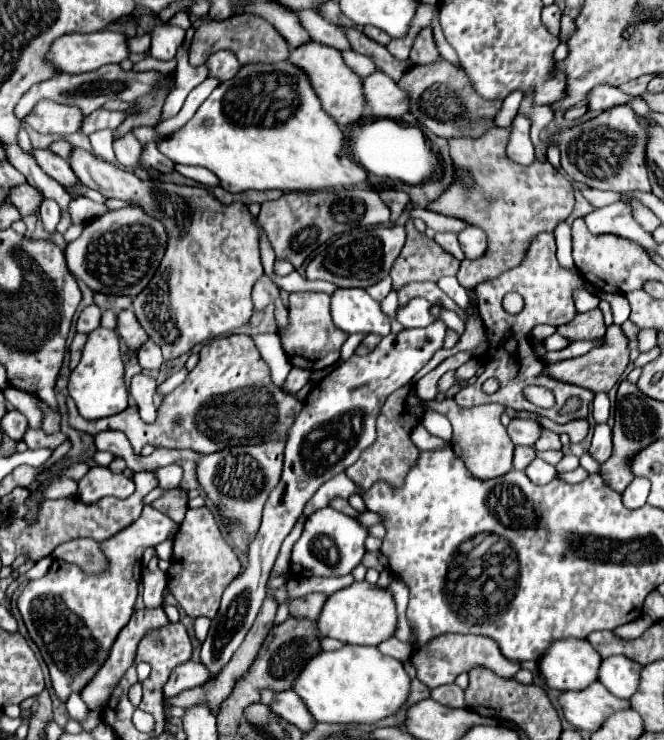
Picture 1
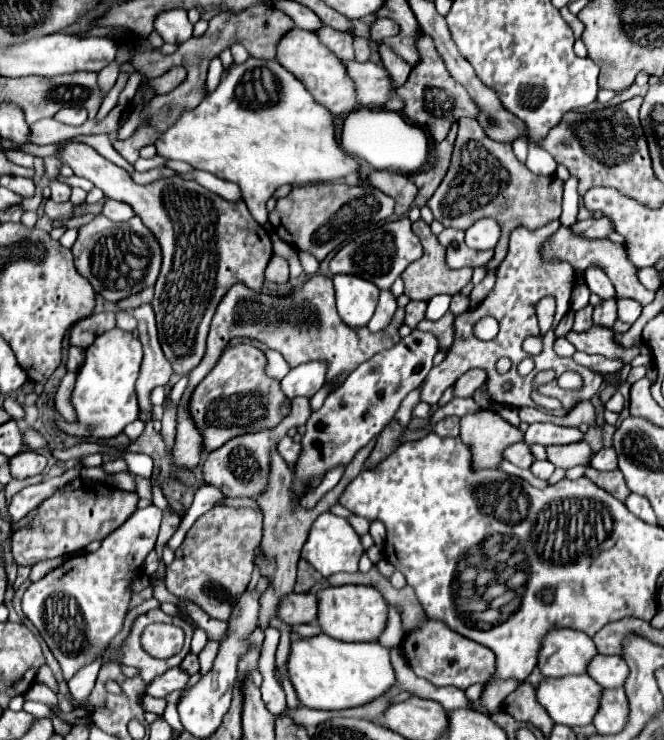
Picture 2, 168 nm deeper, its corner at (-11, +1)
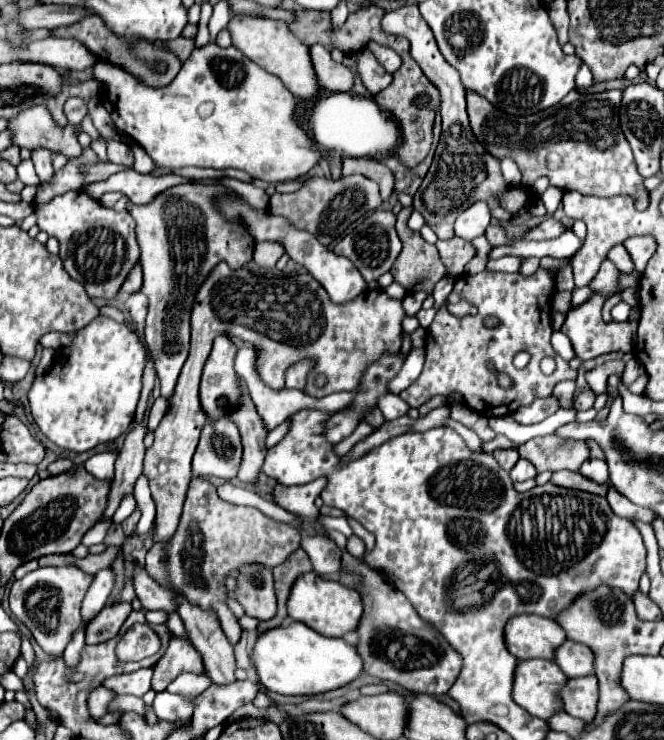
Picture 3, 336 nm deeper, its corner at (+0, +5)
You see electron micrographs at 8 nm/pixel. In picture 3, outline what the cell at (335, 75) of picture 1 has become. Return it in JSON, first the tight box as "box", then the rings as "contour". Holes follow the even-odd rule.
{"box":[228,16,322,102],"contour":[[[236,16],[228,24],[228,32],[232,36],[232,44],[240,48],[252,62],[256,62],[260,68],[276,74],[282,78],[282,82],[296,94],[296,98],[312,102],[322,94],[322,86],[318,82],[318,76],[312,66],[310,48],[302,44],[288,28],[284,20],[270,20],[270,18],[248,18],[248,16]]]}

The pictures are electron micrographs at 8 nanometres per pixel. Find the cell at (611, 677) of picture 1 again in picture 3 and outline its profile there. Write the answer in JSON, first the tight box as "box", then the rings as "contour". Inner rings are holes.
{"box":[554,640,594,678],"contour":[[[566,640],[564,646],[560,646],[560,650],[556,652],[556,660],[554,662],[570,678],[592,676],[594,674],[594,652],[592,652],[592,648],[580,644],[580,642]]]}

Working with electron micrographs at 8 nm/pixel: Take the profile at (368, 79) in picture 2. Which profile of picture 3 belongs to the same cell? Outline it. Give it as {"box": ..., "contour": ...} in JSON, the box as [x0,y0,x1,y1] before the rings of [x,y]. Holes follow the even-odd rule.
{"box":[310,44,356,92],"contour":[[[322,44],[310,46],[312,62],[316,66],[316,74],[320,78],[320,84],[330,92],[352,92],[356,74],[346,68],[344,64],[338,64],[332,60],[330,52]]]}

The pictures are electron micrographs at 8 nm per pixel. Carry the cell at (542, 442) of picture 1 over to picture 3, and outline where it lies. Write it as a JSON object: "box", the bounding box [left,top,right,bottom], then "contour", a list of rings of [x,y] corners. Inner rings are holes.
{"box":[518,434,590,472],"contour":[[[554,434],[532,438],[526,444],[518,446],[518,452],[522,458],[530,460],[538,472],[578,470],[582,462],[590,456],[586,442],[562,440],[562,438],[556,438]]]}

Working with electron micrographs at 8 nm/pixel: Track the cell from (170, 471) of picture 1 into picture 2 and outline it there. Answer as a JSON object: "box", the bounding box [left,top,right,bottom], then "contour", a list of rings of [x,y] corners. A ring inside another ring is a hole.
{"box":[21,506,161,680],"contour":[[[147,506],[147,508],[135,510],[135,514],[129,518],[129,522],[125,522],[121,528],[113,530],[101,542],[101,548],[97,552],[67,558],[59,568],[51,570],[39,582],[33,582],[25,590],[23,602],[21,602],[23,612],[33,622],[33,626],[39,630],[39,634],[47,642],[49,650],[61,664],[65,680],[69,680],[79,668],[91,664],[99,656],[103,646],[109,644],[113,640],[113,636],[121,630],[125,614],[129,610],[129,600],[131,600],[129,584],[135,576],[143,574],[143,562],[145,562],[147,554],[155,548],[159,524],[161,524],[161,510],[157,506]]]}

